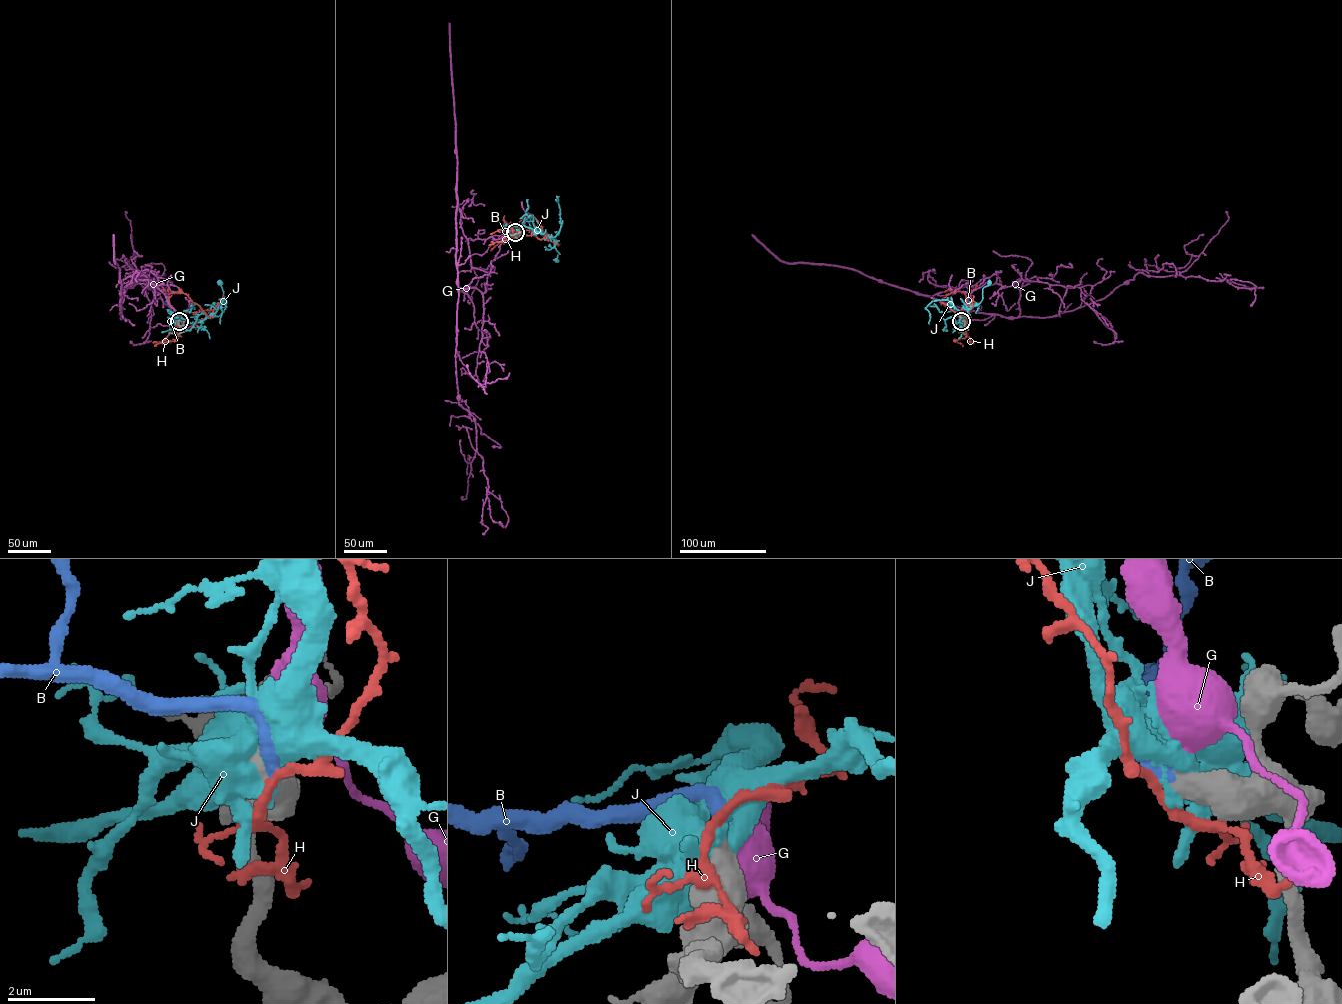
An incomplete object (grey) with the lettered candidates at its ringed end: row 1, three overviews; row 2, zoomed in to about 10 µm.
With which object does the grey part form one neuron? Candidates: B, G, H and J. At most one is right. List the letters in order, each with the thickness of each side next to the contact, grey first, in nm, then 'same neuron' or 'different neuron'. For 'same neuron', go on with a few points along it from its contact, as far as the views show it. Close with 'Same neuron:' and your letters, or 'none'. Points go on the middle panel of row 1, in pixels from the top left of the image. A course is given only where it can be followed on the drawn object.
B: 480/360 nm | same neuron | via (515, 232), (510, 232), (506, 241), (503, 239)
G: 440/420 nm | different neuron
H: 480/190 nm | different neuron
J: 500/1000 nm | different neuron
Same neuron: B

